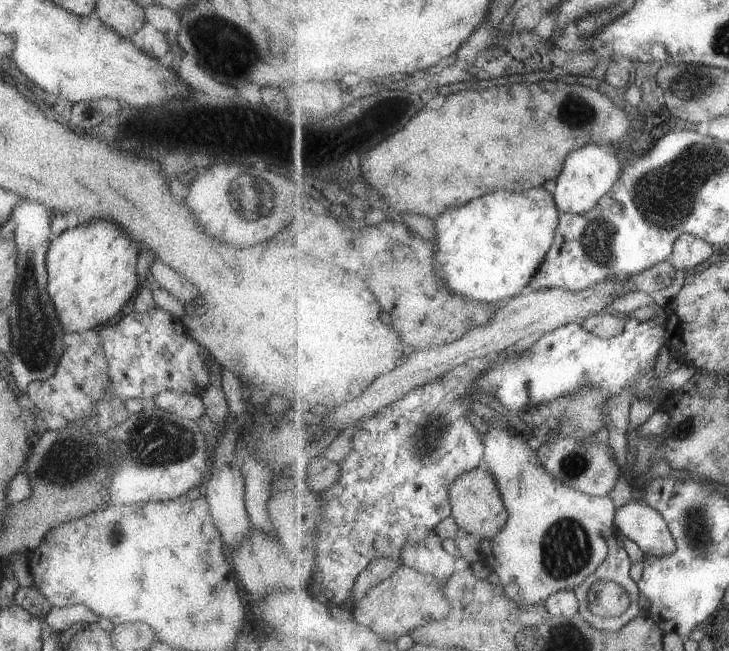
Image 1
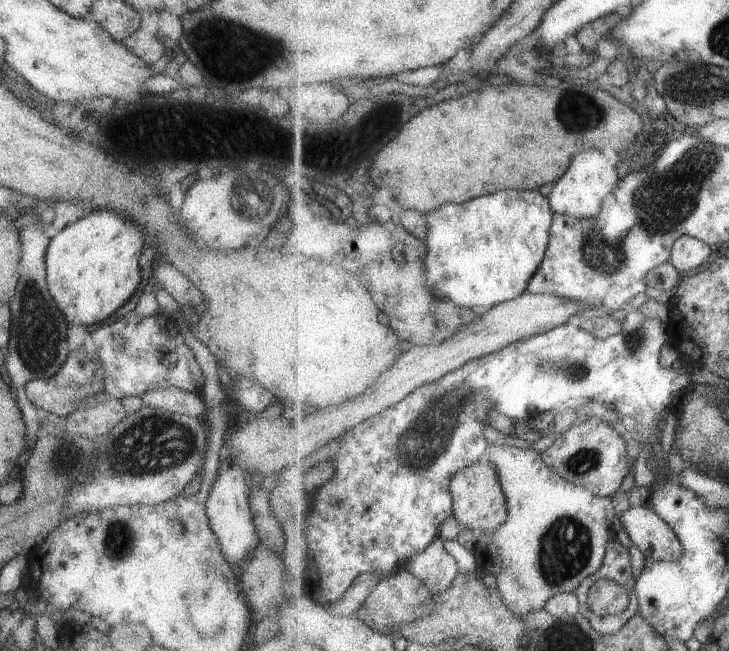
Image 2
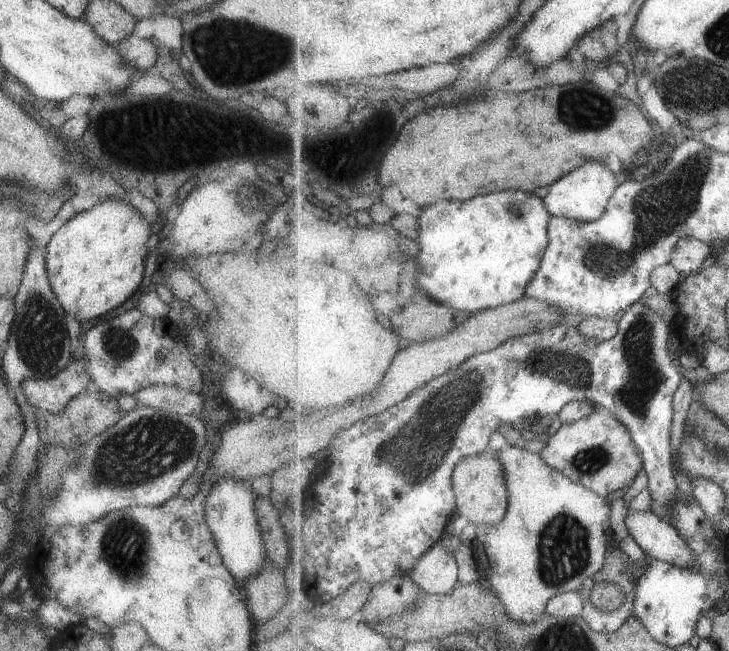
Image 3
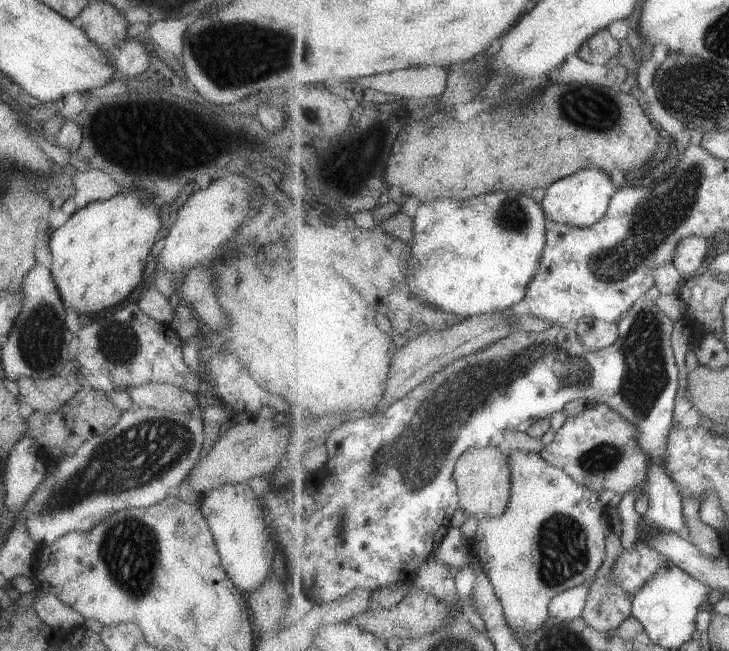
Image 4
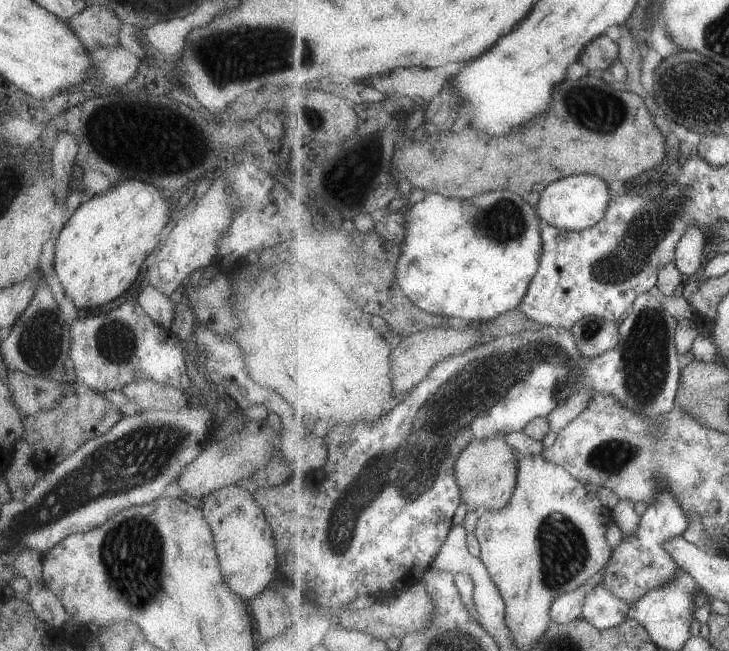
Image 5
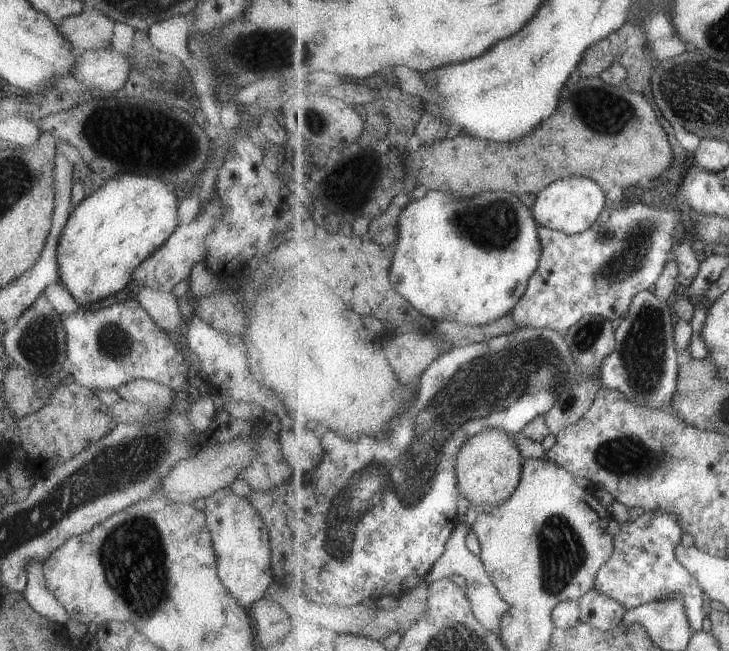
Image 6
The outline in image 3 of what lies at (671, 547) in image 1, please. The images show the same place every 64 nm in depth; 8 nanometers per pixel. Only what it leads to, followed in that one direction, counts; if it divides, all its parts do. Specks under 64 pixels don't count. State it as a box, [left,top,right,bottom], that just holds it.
[625,511,697,566]

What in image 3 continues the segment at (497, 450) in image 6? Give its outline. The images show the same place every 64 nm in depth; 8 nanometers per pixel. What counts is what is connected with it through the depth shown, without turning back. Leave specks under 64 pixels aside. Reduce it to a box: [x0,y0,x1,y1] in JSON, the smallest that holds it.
[453,451,509,524]

